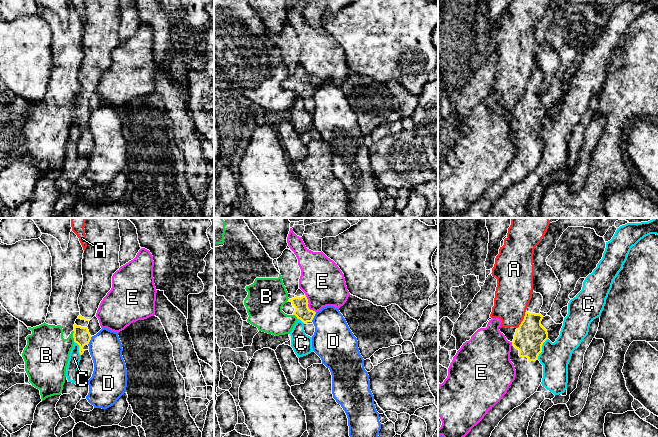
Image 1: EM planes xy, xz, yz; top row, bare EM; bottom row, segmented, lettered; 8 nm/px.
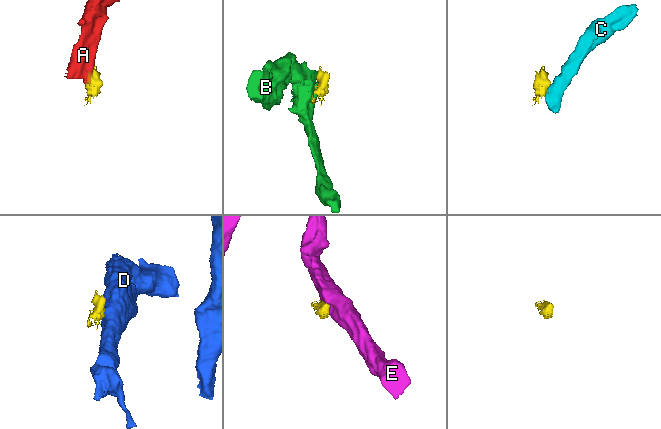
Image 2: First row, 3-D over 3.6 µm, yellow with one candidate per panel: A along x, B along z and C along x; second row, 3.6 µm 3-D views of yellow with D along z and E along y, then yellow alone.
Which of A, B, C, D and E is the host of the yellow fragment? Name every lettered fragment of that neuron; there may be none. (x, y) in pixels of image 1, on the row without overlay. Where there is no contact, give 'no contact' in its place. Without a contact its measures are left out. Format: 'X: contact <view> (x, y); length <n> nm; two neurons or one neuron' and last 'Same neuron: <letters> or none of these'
A: contact yz (523, 96); length 160 nm; two neurons
B: contact xy (73, 112); length 100 nm; two neurons
C: contact yz (541, 125); length 190 nm; two neurons
D: contact xy (90, 115); length 80 nm; two neurons
E: contact xz (308, 79); length 170 nm; two neurons
Same neuron: none of these

